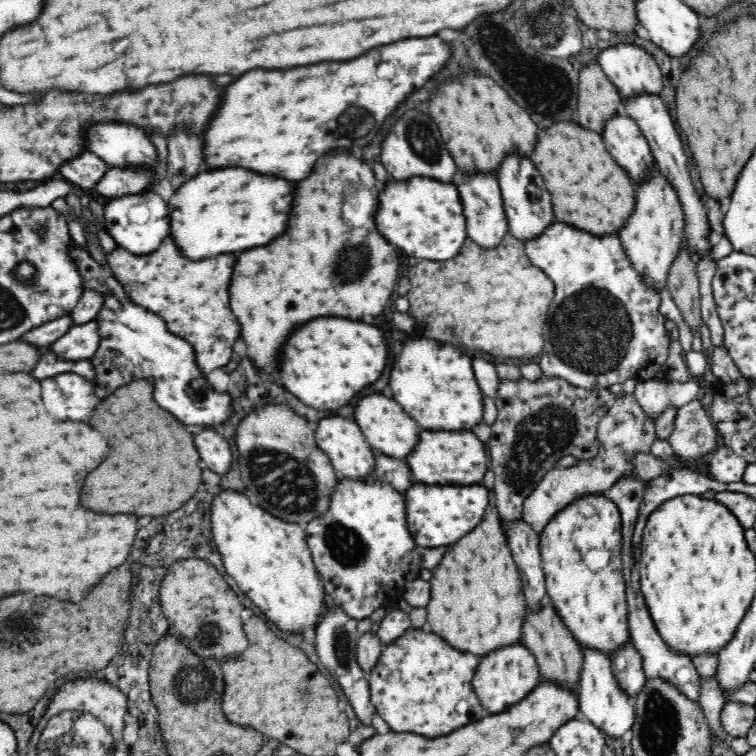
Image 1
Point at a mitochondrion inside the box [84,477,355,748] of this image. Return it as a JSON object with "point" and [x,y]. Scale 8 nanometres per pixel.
{"point":[192,684]}

